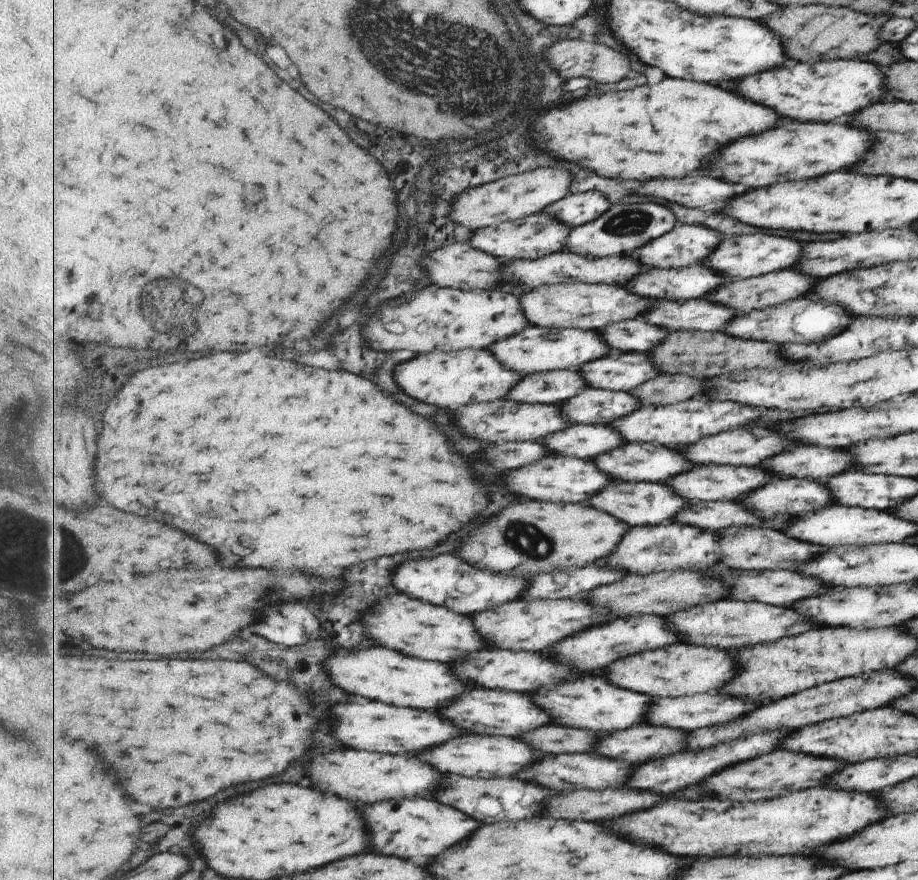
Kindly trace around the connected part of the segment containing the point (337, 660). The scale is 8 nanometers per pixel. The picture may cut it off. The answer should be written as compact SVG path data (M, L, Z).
M379 644L352 651L339 649L325 662L331 682L349 692L351 697L436 712L445 709L455 697L461 697L472 687L455 675L451 667L448 663L412 657Z

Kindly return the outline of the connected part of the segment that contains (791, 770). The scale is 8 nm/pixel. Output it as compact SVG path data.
M779 748L769 754L738 762L737 765L728 766L720 773L712 774L711 778L707 778L707 782L703 784L703 792L719 796L719 798L739 800L739 802L767 800L767 798L783 796L785 788L791 792L791 790L805 790L811 786L819 786L825 782L827 776L831 776L831 772L839 770L841 766L843 764L835 762L835 760L804 755L803 753L792 753Z

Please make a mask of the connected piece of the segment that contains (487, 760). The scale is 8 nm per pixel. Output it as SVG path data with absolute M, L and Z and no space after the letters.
M463 732L461 736L454 740L447 741L446 744L434 746L433 749L424 750L417 754L417 758L423 762L430 763L448 774L459 774L465 776L485 776L485 778L495 778L495 776L511 777L514 774L521 773L523 769L534 765L537 760L542 758L543 754L533 752L529 748L529 743L513 737L480 735L475 733Z

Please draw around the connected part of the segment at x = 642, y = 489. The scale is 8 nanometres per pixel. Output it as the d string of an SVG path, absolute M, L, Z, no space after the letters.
M611 481L602 492L595 493L590 498L591 506L615 515L630 527L641 525L660 525L673 522L676 514L685 507L689 501L681 498L669 485L665 483L628 483L627 481Z

